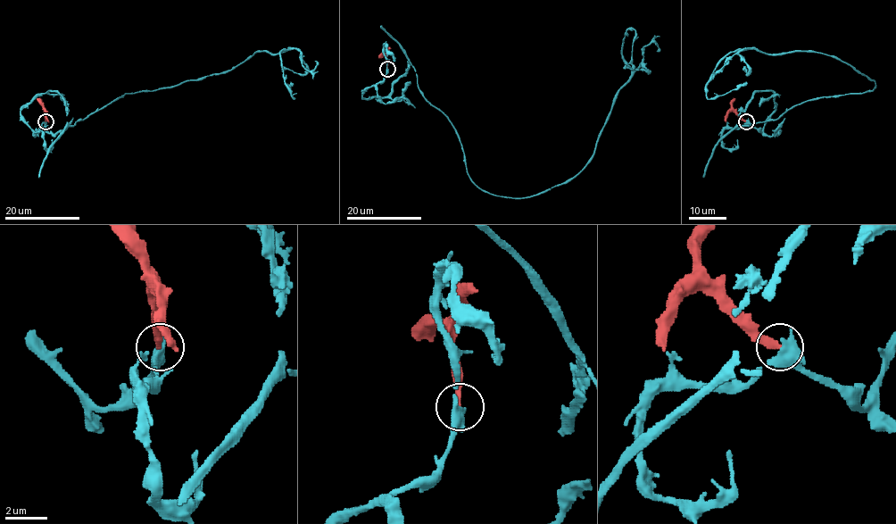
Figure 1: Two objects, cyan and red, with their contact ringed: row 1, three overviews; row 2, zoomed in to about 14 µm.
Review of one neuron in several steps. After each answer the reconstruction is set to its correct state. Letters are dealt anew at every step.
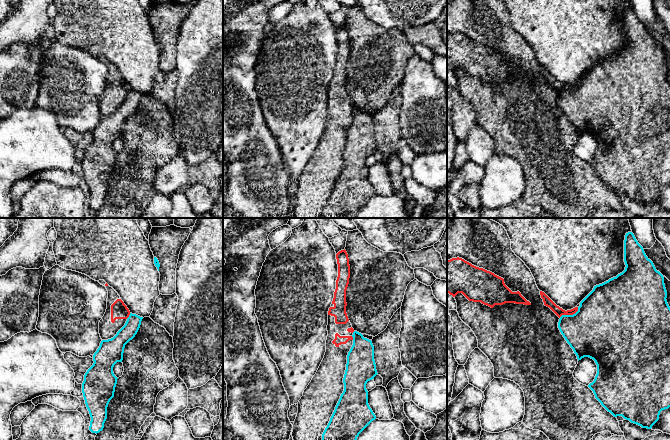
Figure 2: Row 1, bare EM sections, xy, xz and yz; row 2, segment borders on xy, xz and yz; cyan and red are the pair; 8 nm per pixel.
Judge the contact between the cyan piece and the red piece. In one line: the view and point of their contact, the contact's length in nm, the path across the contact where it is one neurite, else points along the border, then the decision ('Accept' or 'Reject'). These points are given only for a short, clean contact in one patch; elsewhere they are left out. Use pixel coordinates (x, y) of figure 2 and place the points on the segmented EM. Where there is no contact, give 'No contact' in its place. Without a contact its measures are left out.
Touches cyan at yz (569, 315). Shared border 180 nm. Boundary: yz (578, 307), (574, 313), (562, 314), (559, 317). Reject

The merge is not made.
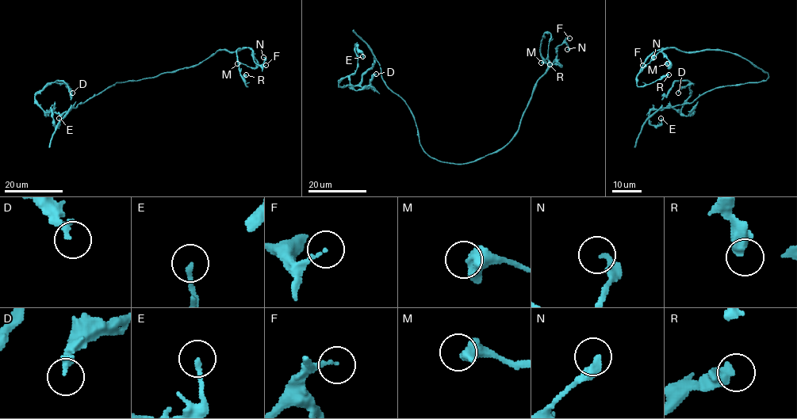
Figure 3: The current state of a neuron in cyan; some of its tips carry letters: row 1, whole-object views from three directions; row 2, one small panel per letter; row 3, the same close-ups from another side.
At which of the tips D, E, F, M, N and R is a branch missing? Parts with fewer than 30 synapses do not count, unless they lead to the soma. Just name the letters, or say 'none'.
none

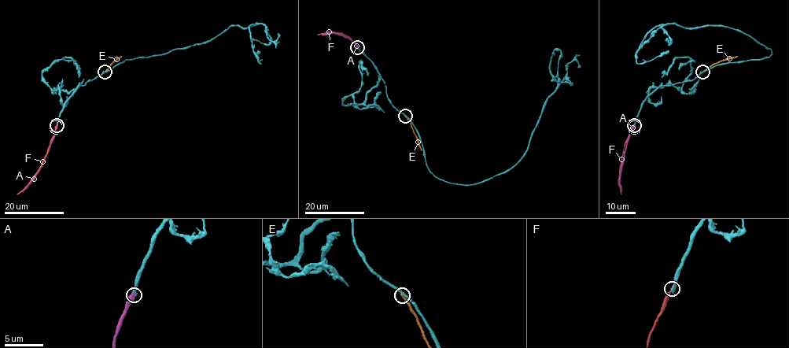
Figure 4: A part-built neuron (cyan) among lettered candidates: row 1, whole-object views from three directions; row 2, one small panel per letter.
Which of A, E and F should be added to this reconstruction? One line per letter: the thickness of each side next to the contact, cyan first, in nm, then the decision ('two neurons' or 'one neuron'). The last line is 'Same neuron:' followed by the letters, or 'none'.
A: 280/480 nm | one neuron
E: 220/240 nm | two neurons
F: 360/240 nm | two neurons
Same neuron: A

